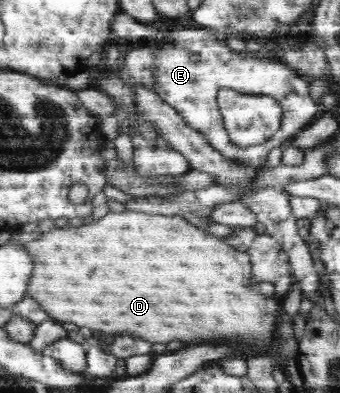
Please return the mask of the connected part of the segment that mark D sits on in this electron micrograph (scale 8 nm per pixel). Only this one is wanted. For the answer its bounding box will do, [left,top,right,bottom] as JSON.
[24,210,280,350]

